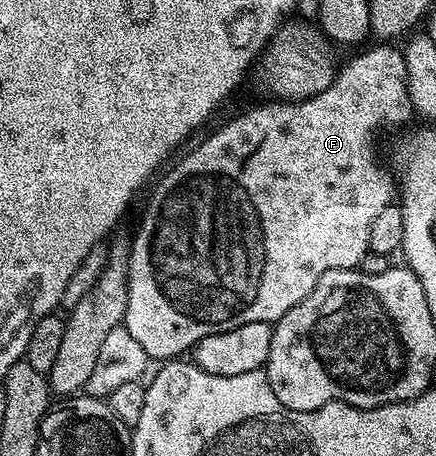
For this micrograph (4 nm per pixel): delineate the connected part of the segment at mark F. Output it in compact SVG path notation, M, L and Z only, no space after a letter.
M374 43L371 49L363 48L346 66L339 68L334 81L327 89L303 101L267 100L267 105L254 105L243 111L239 117L231 119L227 125L210 133L191 153L186 153L161 174L162 182L154 189L146 214L138 225L138 234L130 241L130 262L128 263L128 303L124 327L140 347L144 347L147 358L165 363L171 359L189 354L195 345L208 335L220 331L232 331L244 327L244 323L276 322L296 303L300 303L316 287L320 275L337 269L357 269L364 255L370 252L372 222L384 207L392 204L396 197L396 177L378 162L378 132L393 125L406 125L415 116L408 95L404 55L394 43Z

